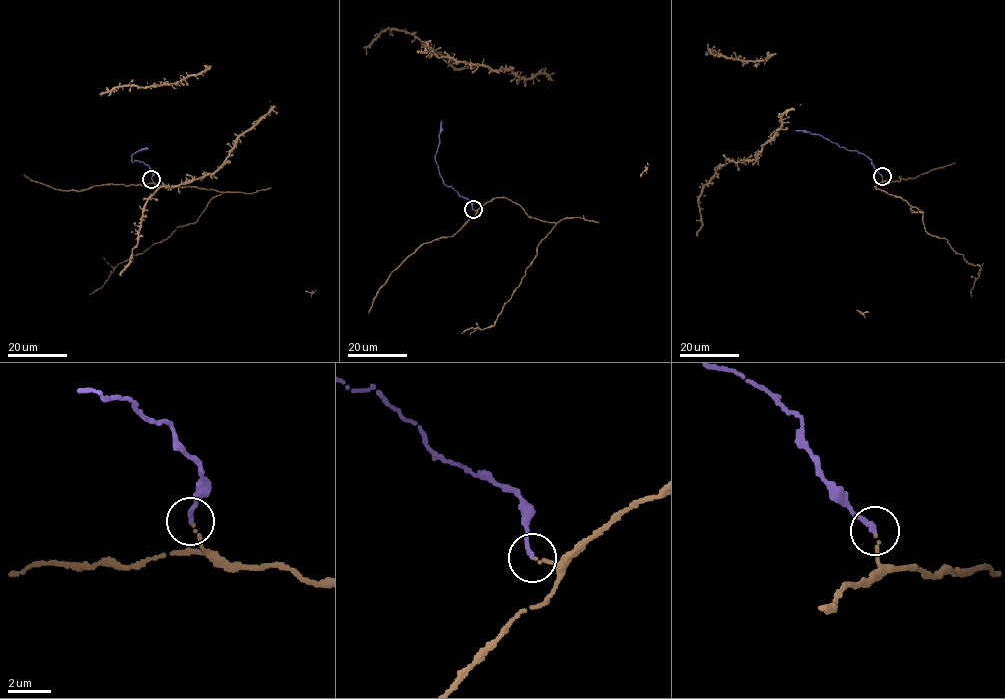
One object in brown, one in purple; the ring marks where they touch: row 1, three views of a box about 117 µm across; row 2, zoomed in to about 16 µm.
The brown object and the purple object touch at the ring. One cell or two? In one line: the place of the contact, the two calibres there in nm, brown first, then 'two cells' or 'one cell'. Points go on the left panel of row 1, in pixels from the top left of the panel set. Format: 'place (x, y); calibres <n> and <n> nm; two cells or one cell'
place (151, 179); calibres 140 and 240 nm; one cell

